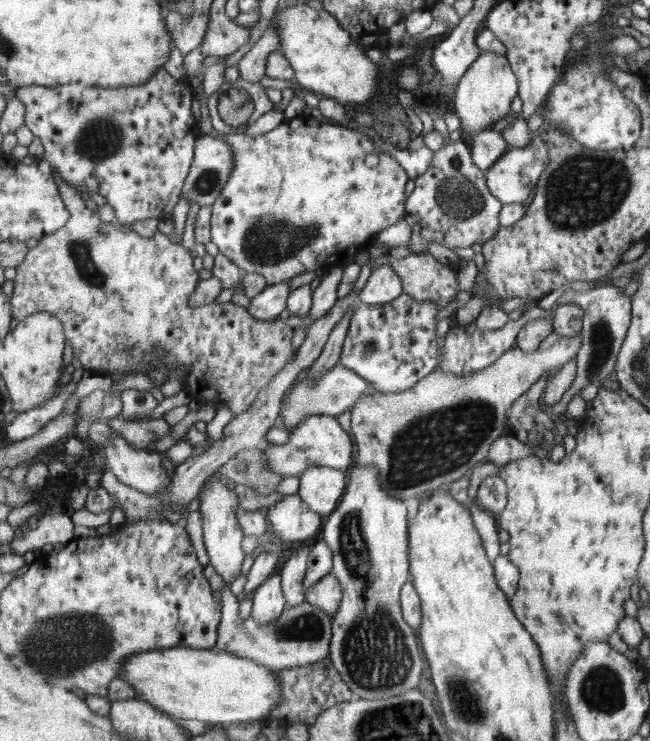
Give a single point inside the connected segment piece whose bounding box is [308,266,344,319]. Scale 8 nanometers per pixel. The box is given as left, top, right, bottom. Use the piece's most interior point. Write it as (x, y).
(325, 297)

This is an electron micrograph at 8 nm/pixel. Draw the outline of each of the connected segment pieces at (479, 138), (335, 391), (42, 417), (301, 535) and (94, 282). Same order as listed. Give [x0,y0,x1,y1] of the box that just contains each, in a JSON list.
[[468,130,509,172],[279,364,376,431],[4,383,76,443],[266,493,323,542],[10,172,296,415]]

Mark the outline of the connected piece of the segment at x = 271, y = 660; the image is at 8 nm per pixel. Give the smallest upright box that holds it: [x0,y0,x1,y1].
[215,585,333,672]

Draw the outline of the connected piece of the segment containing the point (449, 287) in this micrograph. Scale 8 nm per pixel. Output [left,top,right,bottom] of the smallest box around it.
[388,253,457,308]

